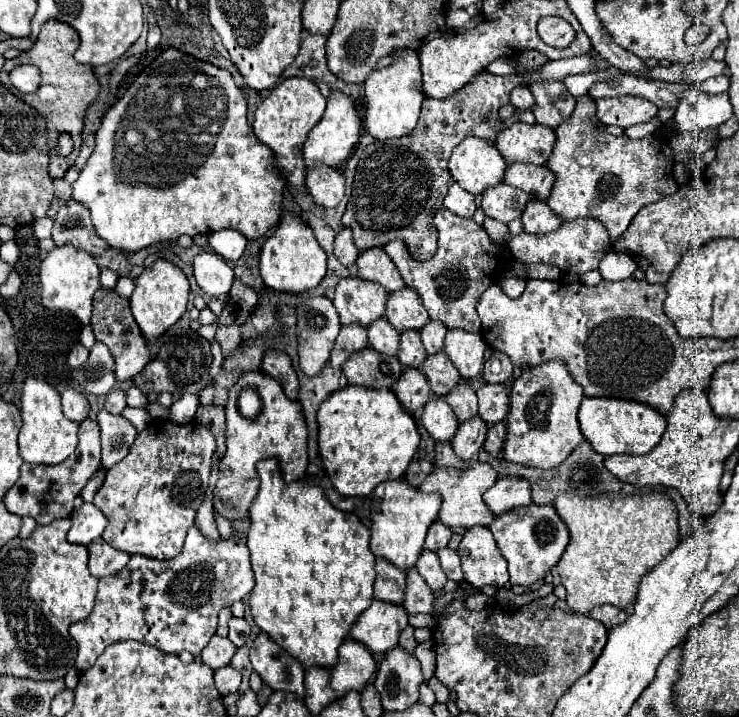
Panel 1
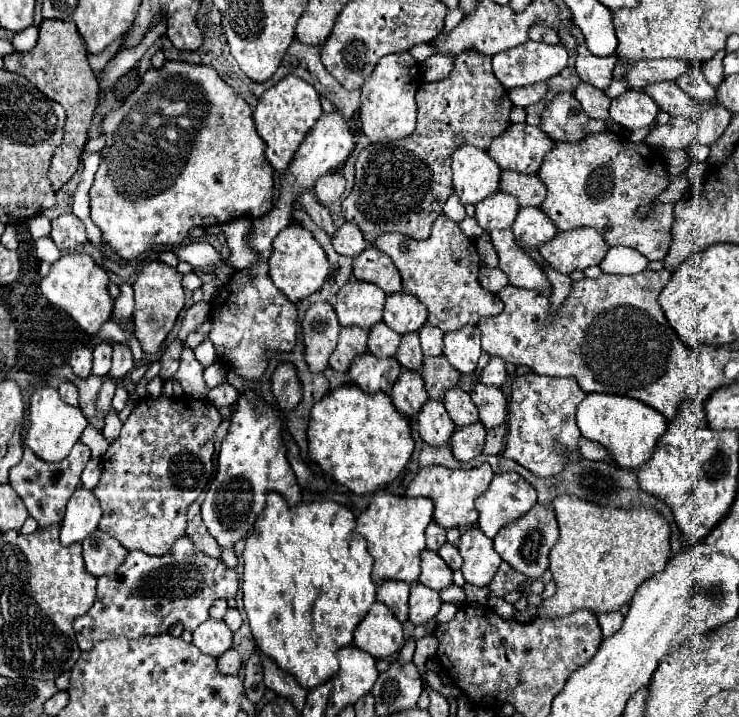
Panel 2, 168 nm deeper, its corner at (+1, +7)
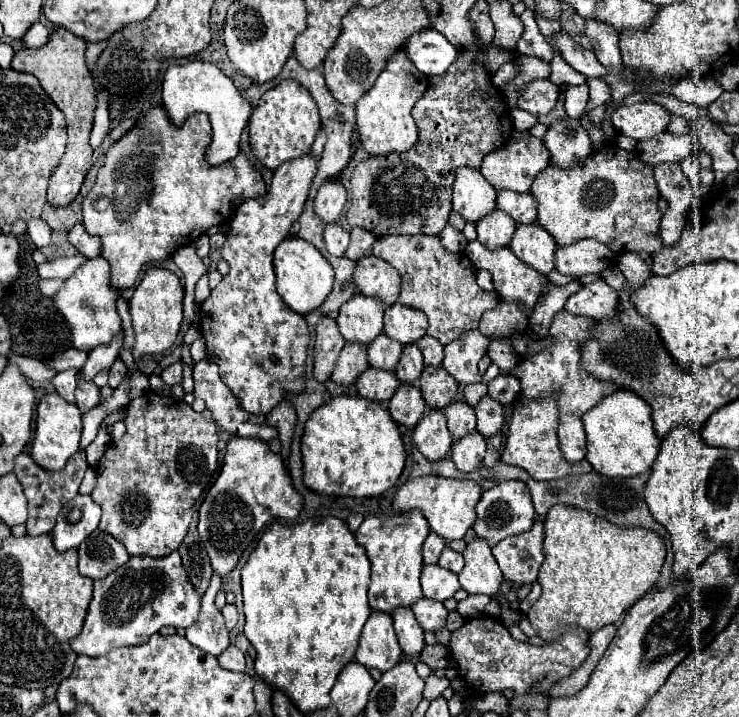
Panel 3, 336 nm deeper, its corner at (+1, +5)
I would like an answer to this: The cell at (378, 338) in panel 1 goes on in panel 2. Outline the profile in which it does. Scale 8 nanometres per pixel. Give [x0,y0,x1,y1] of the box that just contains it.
[369,321,399,357]

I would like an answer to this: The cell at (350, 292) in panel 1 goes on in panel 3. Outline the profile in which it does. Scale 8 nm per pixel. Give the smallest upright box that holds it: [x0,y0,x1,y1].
[337,293,383,345]

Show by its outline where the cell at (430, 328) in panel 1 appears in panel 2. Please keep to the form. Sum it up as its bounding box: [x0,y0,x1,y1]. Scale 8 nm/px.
[419,323,443,357]

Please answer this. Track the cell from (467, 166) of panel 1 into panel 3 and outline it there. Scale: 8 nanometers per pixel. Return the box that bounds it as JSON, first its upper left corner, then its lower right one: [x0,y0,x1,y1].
[453,167,497,223]

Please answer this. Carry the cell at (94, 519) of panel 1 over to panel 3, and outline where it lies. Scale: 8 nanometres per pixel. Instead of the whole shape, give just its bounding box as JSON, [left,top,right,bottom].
[51,495,101,553]

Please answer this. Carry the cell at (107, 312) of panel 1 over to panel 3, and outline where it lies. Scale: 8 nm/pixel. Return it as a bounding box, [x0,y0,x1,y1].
[109,359,127,389]

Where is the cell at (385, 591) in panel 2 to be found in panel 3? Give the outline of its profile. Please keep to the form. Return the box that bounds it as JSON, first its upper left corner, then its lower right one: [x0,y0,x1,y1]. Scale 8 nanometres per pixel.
[393,607,425,657]

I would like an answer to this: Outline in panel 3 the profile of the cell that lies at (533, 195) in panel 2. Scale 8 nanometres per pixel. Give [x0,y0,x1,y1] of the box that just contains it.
[497,189,537,225]

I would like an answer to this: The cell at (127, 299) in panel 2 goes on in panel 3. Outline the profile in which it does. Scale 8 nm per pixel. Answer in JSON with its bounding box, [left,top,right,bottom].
[81,337,123,381]

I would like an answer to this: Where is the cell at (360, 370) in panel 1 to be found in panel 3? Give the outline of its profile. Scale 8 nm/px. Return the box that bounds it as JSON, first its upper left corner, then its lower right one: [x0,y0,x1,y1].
[355,367,401,403]

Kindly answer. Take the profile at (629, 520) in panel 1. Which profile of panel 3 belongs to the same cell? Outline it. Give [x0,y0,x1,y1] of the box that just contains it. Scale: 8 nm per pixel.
[527,505,665,641]

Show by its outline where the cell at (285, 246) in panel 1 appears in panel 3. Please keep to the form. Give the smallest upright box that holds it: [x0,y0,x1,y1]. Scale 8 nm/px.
[275,237,333,315]

